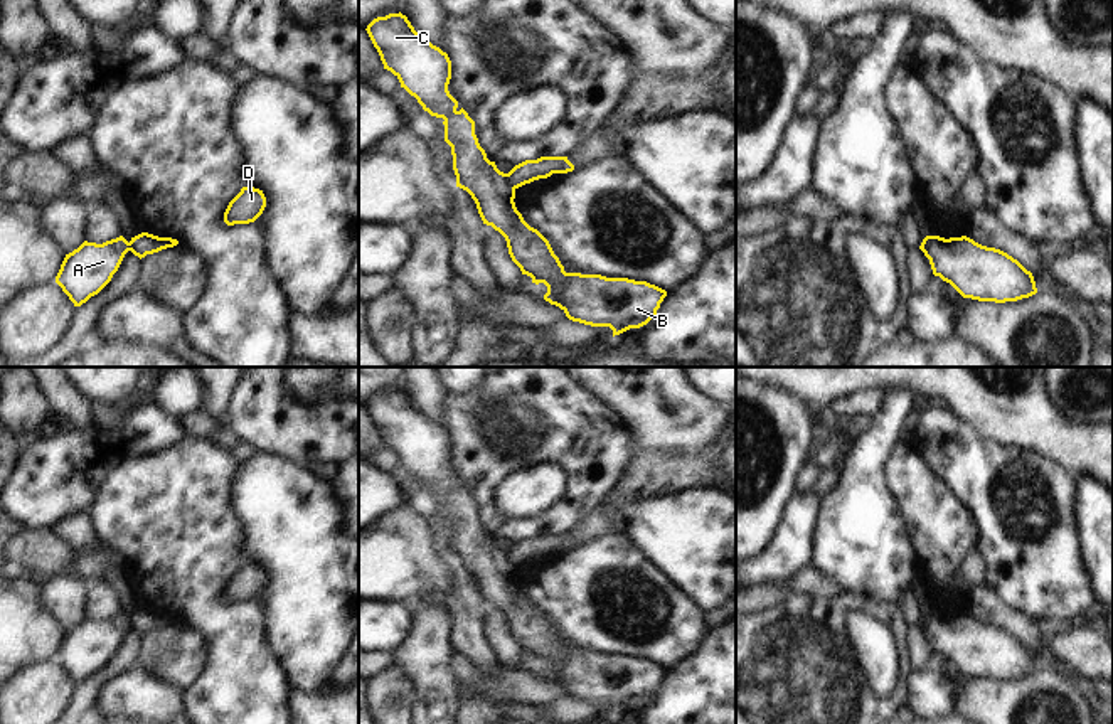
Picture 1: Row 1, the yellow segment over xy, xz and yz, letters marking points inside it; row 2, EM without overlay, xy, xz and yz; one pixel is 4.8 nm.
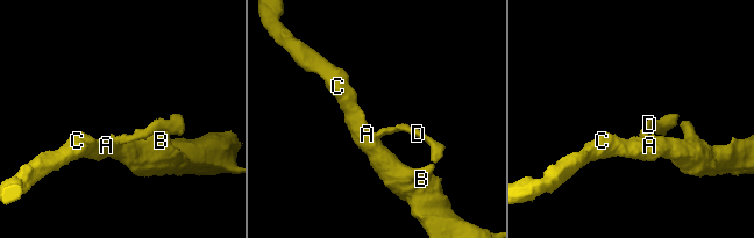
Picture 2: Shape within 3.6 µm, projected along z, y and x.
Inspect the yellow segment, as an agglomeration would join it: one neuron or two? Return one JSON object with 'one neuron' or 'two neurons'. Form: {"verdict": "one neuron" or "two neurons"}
{"verdict": "two neurons"}

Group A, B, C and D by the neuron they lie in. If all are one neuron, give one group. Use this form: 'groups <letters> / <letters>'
groups A B C / D

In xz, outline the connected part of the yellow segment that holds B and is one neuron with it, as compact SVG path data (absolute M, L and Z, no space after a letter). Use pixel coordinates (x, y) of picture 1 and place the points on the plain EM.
M401 389L374 396L365 407L381 433L384 446L399 456L401 465L414 473L424 488L445 497L445 519L451 524L456 564L471 572L483 601L492 603L505 615L509 631L522 652L530 653L535 662L544 660L547 663L546 679L559 684L572 699L610 704L613 714L630 705L640 705L655 695L660 680L667 673L665 667L628 655L566 650L549 618L524 598L514 579L515 566L505 559L507 551L487 535L475 512L475 498L463 485L456 487L458 478L448 468L451 438L446 429L421 414Z

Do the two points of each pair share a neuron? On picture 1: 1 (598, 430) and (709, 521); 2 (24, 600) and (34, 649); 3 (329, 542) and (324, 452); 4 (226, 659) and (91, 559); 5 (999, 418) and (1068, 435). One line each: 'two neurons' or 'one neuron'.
1: two neurons
2: one neuron
3: two neurons
4: two neurons
5: one neuron

